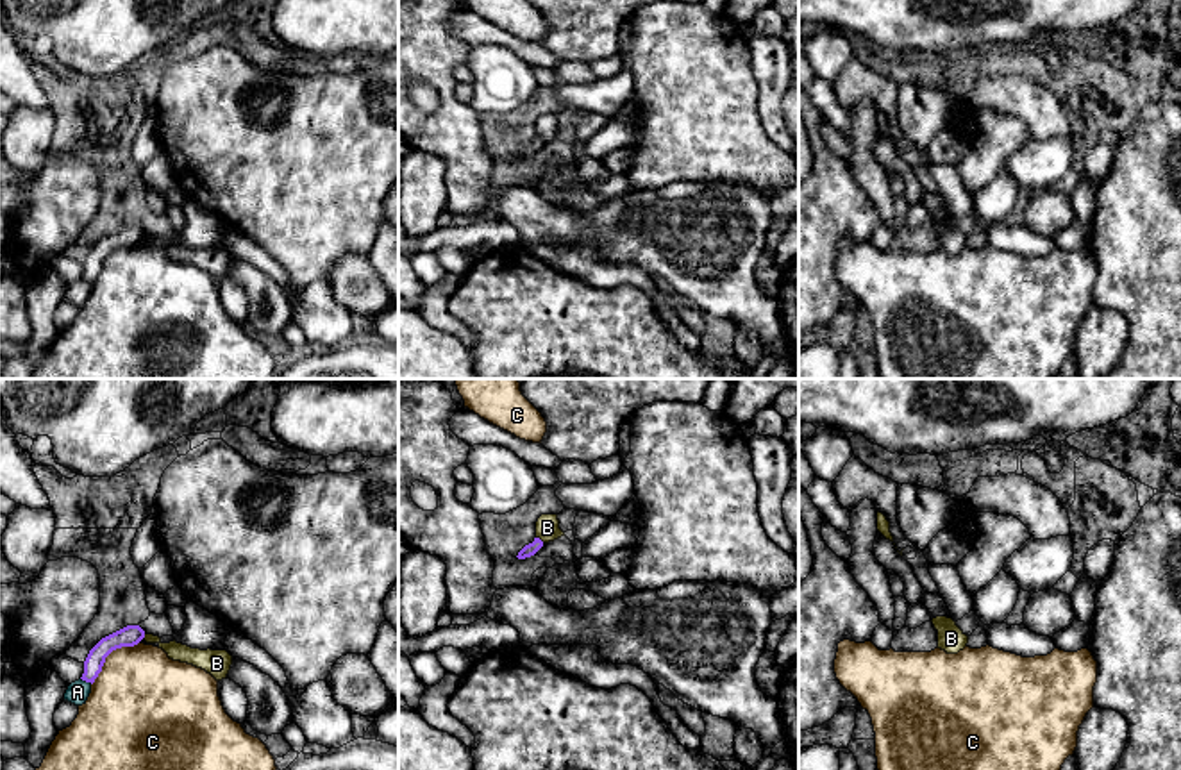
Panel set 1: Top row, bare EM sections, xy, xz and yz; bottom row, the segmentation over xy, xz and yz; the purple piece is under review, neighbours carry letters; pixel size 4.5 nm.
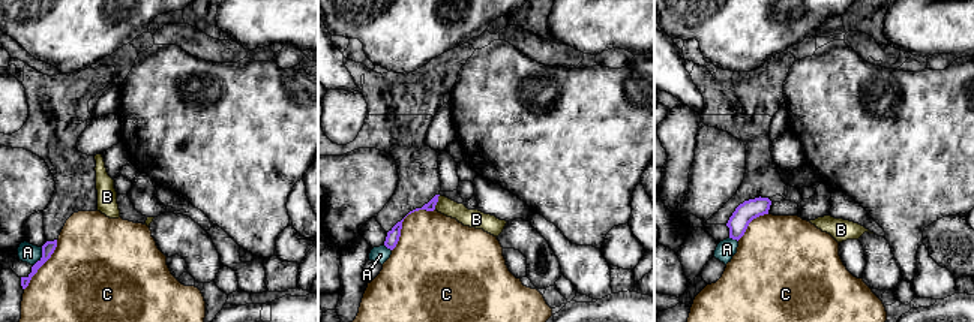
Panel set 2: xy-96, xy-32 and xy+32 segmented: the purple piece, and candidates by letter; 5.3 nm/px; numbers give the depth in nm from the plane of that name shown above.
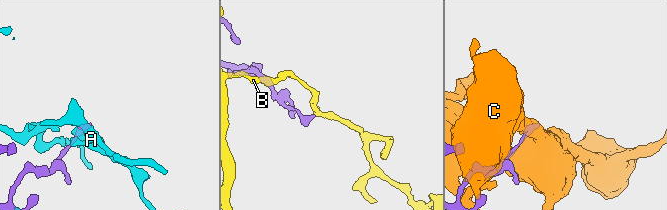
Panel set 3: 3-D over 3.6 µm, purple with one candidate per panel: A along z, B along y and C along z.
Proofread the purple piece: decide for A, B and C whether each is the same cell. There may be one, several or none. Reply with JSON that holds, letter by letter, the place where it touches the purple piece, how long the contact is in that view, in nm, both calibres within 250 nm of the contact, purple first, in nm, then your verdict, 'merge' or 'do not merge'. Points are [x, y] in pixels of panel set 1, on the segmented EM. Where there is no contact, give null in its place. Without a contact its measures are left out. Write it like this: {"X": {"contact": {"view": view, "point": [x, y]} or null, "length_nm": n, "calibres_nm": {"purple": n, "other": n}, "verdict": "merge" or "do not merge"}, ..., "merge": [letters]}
{"A": {"contact": {"view": "xy", "point": [86, 681]}, "length_nm": 60, "calibres_nm": {"purple": 90, "other": 100}, "verdict": "do not merge"}, "B": {"contact": {"view": "xz", "point": [538, 538]}, "length_nm": 50, "calibres_nm": {"purple": 60, "other": 110}, "verdict": "do not merge"}, "C": {"contact": {"view": "xy", "point": [108, 654]}, "length_nm": 300, "calibres_nm": {"purple": 90, "other": 440}, "verdict": "do not merge"}, "merge": []}

